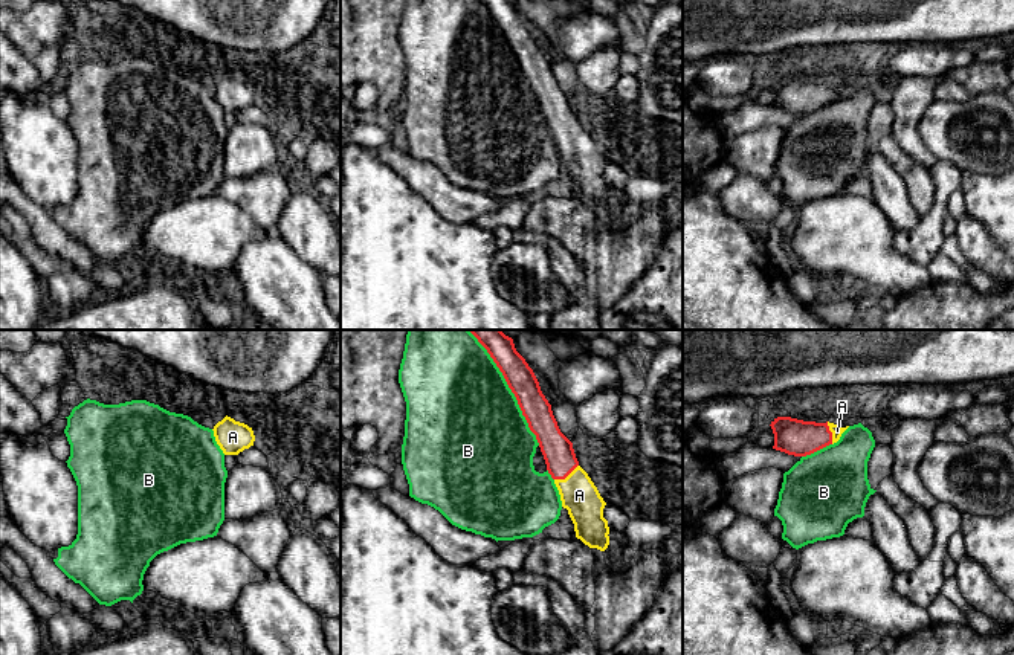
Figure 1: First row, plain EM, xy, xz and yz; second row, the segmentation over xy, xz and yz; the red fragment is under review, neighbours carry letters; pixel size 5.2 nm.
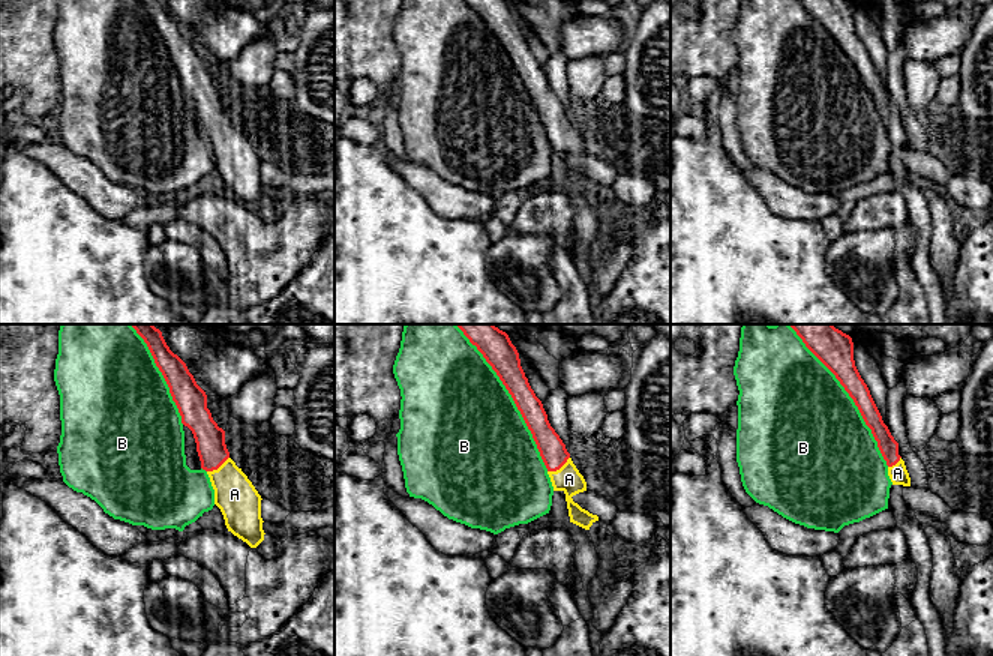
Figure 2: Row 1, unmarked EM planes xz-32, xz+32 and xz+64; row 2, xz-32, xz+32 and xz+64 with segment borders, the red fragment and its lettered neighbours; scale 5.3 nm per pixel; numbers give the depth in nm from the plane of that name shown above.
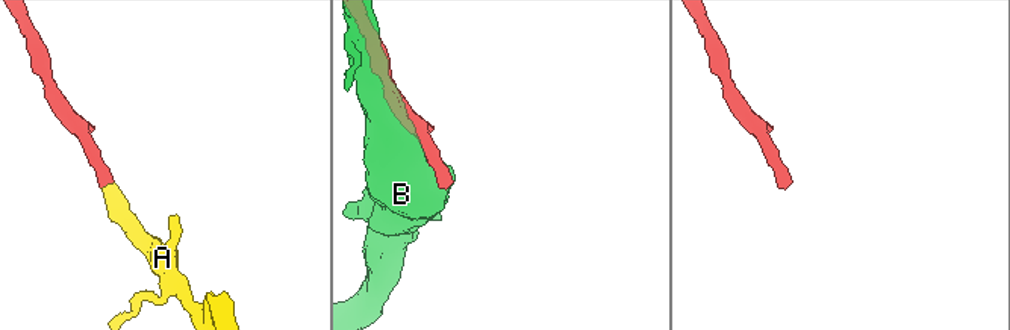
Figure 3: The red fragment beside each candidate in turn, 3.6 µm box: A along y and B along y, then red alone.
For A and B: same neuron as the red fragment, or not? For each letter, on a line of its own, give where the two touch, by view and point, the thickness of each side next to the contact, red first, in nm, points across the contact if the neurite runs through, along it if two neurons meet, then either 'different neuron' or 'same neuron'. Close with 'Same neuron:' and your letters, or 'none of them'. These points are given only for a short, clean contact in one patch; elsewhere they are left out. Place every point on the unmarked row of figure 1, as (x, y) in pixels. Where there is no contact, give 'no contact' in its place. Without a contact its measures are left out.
A: meets red in xz at (565, 135); 160 nm thick on the red side, 200 nm on the other; runs through xz (558, 109), (565, 135), (579, 153); same neuron
B: meets red in xz at (513, 51); 150 nm thick on the red side, 500 nm on the other; different neuron
Same neuron: A

